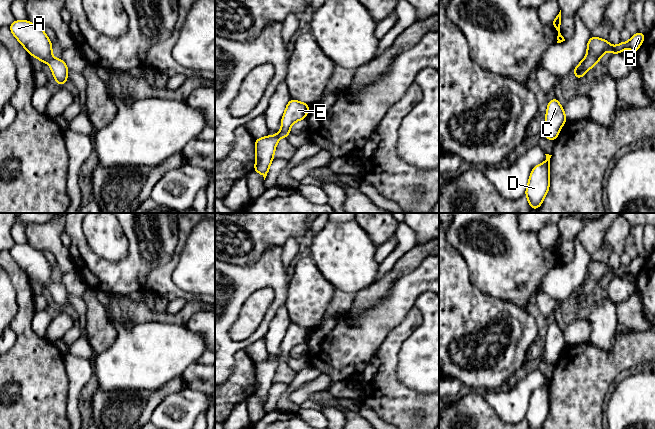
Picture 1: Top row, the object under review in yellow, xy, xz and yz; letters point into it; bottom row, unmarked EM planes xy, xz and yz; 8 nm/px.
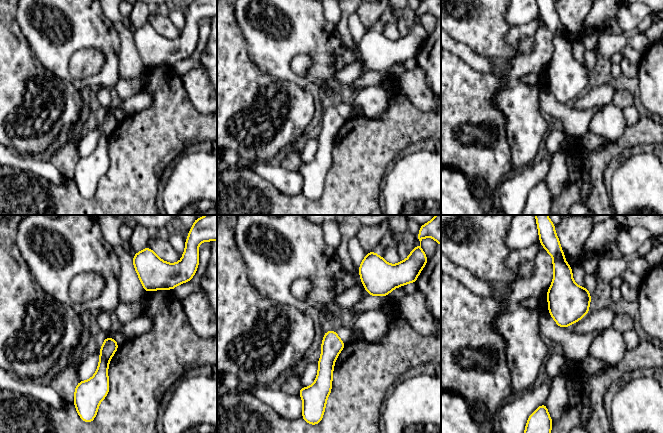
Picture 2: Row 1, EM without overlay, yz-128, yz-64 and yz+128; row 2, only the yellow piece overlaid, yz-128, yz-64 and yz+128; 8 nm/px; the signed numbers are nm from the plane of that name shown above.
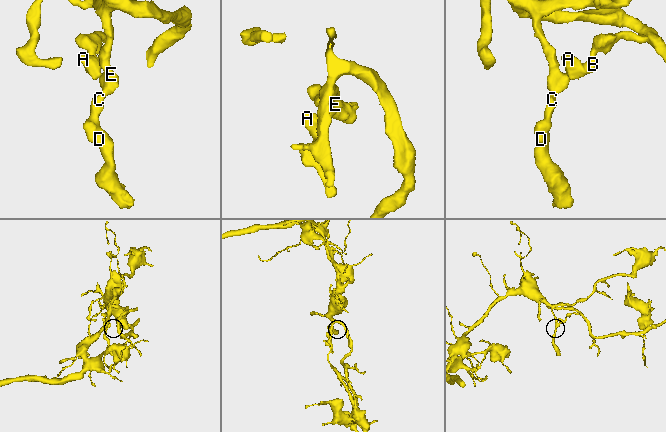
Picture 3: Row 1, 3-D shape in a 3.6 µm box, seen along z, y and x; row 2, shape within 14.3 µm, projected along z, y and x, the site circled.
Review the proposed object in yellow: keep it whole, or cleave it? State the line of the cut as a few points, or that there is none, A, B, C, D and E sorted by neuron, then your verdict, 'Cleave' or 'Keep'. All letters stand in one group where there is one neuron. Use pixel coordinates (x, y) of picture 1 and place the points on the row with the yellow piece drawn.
No split. Groups: A B C D E. Keep

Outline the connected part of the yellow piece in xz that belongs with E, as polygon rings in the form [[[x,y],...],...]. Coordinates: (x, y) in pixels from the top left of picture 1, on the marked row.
[[[291,99],[287,105],[285,112],[281,119],[281,131],[275,133],[273,136],[265,136],[255,139],[255,167],[254,172],[260,173],[264,180],[268,175],[270,164],[274,159],[274,152],[276,150],[277,142],[281,138],[287,138],[291,133],[291,126],[299,121],[306,119],[309,112],[309,104]]]

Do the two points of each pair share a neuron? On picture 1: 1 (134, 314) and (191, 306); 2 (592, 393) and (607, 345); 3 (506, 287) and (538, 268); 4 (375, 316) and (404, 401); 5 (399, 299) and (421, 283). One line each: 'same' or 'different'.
1: same
2: different
3: same
4: different
5: same

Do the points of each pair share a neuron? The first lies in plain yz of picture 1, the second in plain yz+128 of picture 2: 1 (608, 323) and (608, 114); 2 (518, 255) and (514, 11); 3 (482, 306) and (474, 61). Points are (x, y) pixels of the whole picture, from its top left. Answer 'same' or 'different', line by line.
1: same
2: different
3: different

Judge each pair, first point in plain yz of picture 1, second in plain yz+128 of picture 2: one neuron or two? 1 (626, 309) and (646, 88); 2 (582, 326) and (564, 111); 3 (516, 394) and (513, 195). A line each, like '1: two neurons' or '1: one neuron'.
1: two neurons
2: two neurons
3: one neuron

